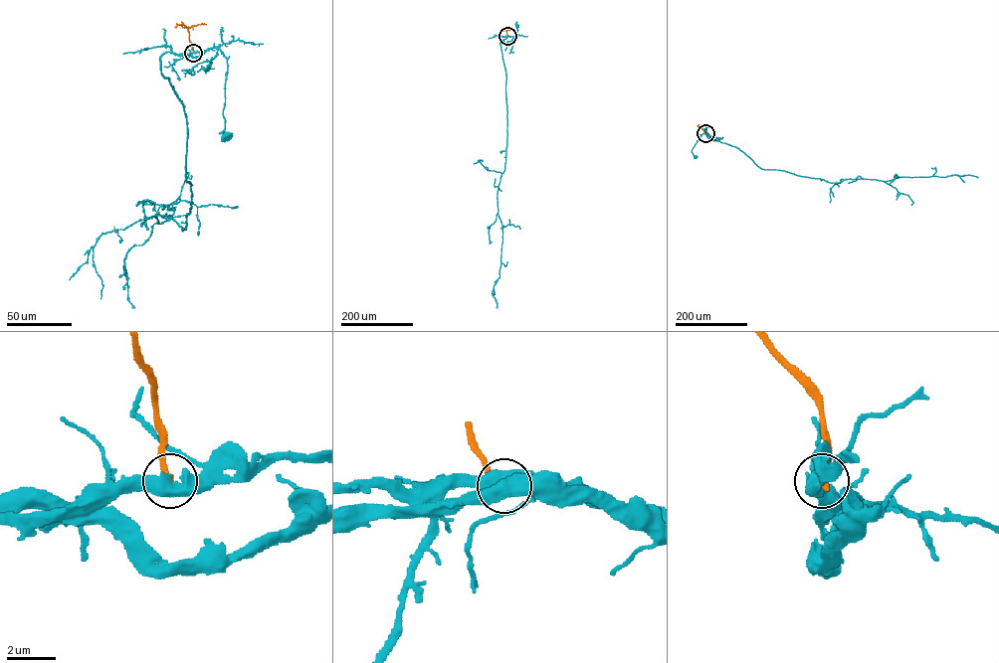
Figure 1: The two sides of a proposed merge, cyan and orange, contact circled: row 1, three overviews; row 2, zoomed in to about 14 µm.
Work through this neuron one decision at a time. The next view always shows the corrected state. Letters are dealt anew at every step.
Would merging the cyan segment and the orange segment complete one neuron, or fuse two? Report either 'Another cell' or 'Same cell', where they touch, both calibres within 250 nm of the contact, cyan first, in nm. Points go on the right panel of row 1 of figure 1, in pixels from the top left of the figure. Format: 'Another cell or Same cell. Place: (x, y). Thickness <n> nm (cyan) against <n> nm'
Another cell. Place: (705, 133). Thickness 550 nm (cyan) against 320 nm

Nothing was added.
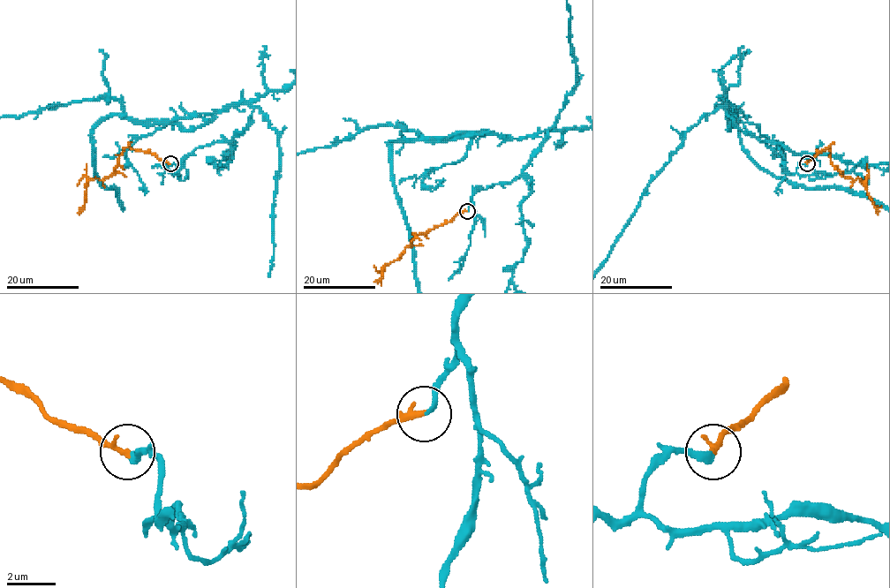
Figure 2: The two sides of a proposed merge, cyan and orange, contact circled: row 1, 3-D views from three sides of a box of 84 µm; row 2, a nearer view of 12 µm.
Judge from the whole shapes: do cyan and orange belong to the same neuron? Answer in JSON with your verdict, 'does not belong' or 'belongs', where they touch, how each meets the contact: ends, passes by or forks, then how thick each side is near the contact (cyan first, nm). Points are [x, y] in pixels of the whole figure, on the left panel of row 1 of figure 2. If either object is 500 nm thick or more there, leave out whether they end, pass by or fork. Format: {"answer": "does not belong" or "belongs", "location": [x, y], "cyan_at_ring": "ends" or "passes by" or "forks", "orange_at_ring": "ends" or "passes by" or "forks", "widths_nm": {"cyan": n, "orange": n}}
{"answer": "belongs", "location": [170, 163], "cyan_at_ring": "ends", "orange_at_ring": "ends", "widths_nm": {"cyan": 220, "orange": 240}}

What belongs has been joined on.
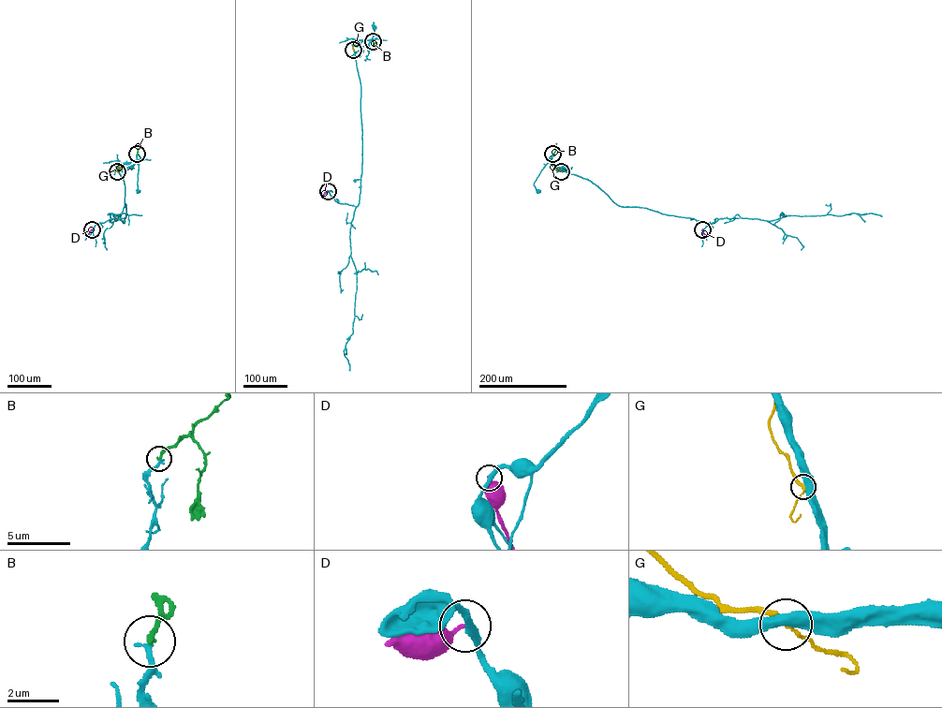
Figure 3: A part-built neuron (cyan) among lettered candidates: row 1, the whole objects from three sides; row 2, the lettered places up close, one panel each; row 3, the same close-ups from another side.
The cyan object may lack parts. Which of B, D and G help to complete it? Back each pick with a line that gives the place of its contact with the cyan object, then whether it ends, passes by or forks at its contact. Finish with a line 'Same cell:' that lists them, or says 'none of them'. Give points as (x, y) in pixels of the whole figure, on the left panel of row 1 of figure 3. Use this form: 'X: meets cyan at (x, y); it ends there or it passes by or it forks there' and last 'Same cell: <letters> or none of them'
B: meets cyan at (137, 154); it ends there
Same cell: B

